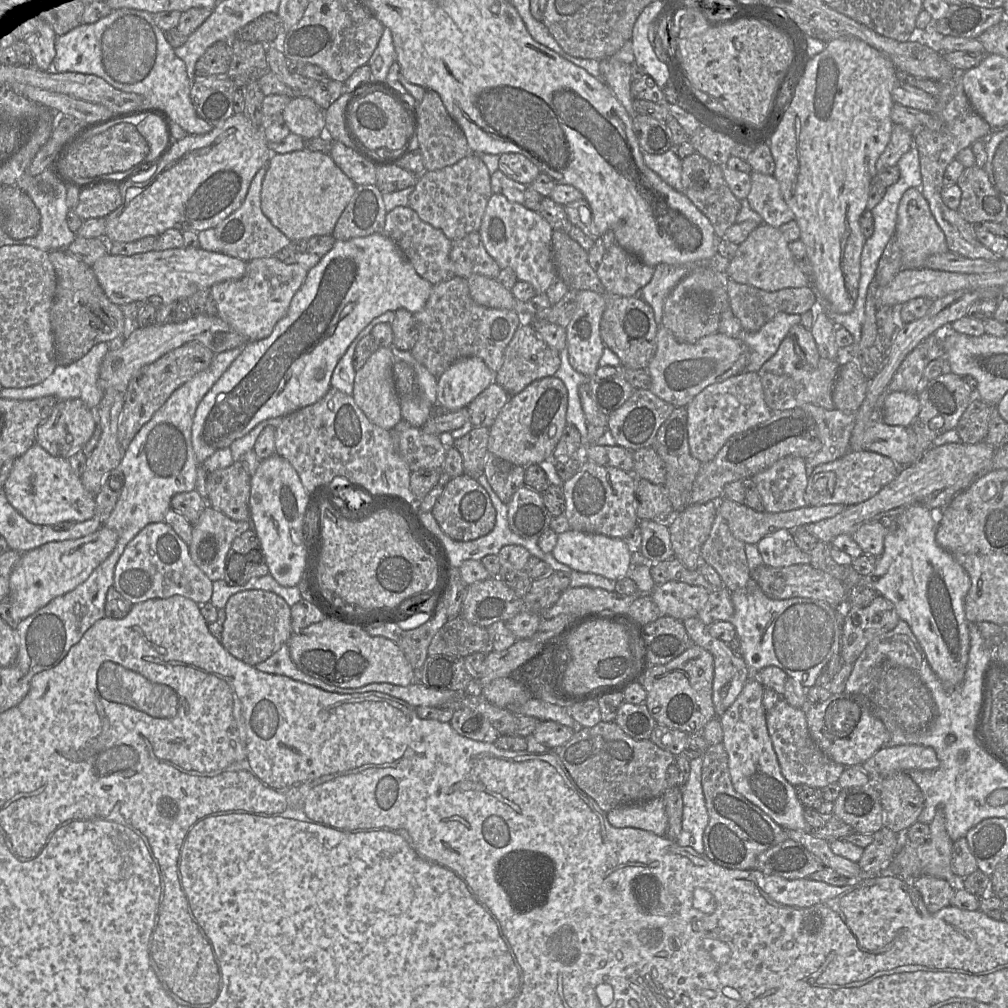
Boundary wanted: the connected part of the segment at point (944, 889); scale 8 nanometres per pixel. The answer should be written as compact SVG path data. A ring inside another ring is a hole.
M919 876L911 880L919 891L929 912L937 912L951 905L956 890L956 882L933 876Z

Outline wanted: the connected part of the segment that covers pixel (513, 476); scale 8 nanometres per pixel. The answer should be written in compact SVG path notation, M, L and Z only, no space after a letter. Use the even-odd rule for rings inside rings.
M488 452L483 473L500 500L508 504L513 494L524 485L525 467L512 464Z

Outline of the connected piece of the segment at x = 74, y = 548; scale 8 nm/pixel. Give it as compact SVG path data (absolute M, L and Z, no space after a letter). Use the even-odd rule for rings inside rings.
M101 526L95 532L73 540L43 544L22 553L12 570L9 580L8 601L15 624L32 615L56 597L62 596L83 583L113 551L118 535L114 530Z

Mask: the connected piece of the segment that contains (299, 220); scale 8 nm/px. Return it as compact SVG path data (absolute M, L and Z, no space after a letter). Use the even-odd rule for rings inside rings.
M307 149L273 153L262 182L261 210L291 241L332 235L335 225L353 197L356 184L328 153Z

